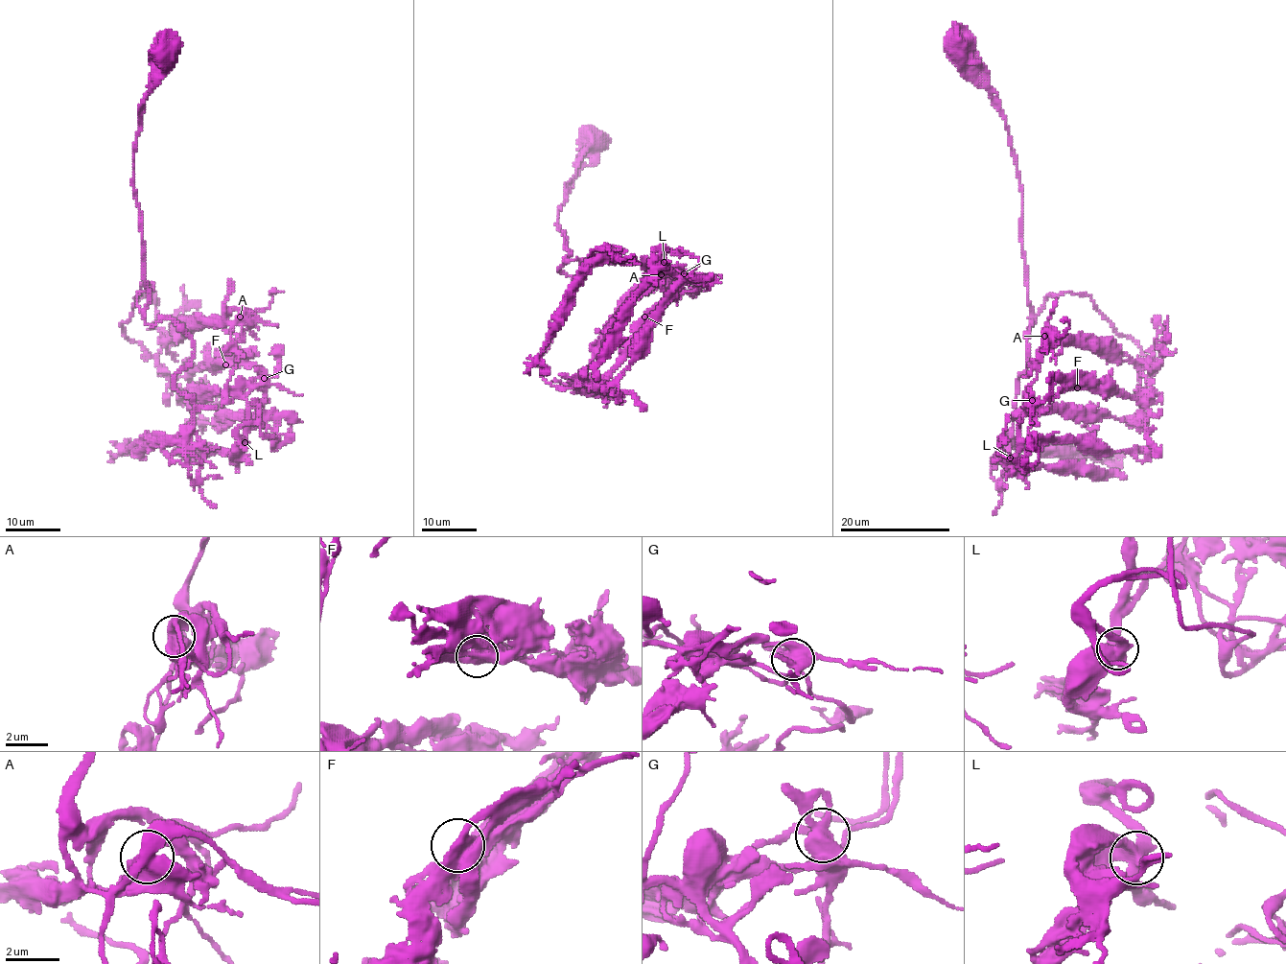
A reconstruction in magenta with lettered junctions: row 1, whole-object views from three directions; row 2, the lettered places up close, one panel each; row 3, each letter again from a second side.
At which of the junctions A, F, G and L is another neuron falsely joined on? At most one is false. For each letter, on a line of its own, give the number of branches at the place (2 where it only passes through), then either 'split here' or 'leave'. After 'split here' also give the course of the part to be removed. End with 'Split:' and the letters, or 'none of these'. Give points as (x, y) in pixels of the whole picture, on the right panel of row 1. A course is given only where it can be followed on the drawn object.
A: branches 3; leave
F: branches 3; leave
G: branches 3; leave
L: branches 3; leave
Split: none of these

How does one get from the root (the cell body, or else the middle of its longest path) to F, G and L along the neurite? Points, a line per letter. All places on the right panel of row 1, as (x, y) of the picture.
F: (953, 46), (1006, 125), (1030, 309), (1037, 314), (1052, 294), (1087, 294), (1153, 366), (1143, 404), (1078, 387)
G: (953, 46), (1006, 125), (1030, 309), (1052, 294), (1087, 294), (1153, 366), (1143, 404), (1079, 385), (1031, 400)
L: (953, 46), (1006, 125), (1030, 309), (1087, 294), (1153, 366), (1143, 404), (1079, 385), (1036, 403), (1010, 458)

